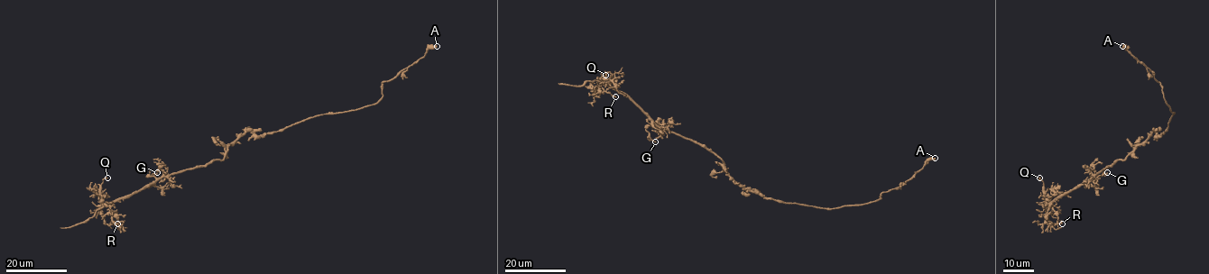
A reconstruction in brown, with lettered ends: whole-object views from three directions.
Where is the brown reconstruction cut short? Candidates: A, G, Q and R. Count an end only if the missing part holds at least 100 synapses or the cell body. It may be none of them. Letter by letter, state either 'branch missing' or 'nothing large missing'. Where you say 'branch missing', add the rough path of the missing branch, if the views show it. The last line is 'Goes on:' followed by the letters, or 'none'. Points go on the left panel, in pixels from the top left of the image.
A: nothing large missing
G: nothing large missing
Q: nothing large missing
R: nothing large missing
Goes on: none

